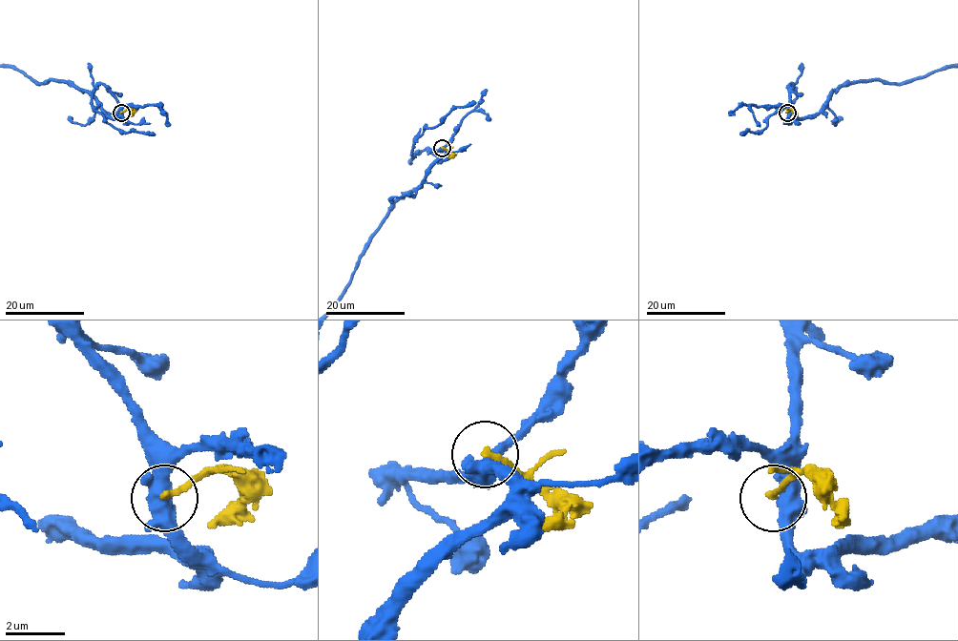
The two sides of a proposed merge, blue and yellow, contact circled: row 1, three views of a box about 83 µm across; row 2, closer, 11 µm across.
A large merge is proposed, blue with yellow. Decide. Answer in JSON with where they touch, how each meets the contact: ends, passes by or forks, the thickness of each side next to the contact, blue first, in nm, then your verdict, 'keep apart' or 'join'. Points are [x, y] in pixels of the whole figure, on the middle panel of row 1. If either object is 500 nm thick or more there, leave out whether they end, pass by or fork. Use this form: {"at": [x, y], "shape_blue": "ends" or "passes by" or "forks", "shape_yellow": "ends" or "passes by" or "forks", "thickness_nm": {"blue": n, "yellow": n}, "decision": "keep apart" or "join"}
{"at": [442, 148], "shape_blue": "forks", "shape_yellow": "ends", "thickness_nm": {"blue": 440, "yellow": 200}, "decision": "keep apart"}

